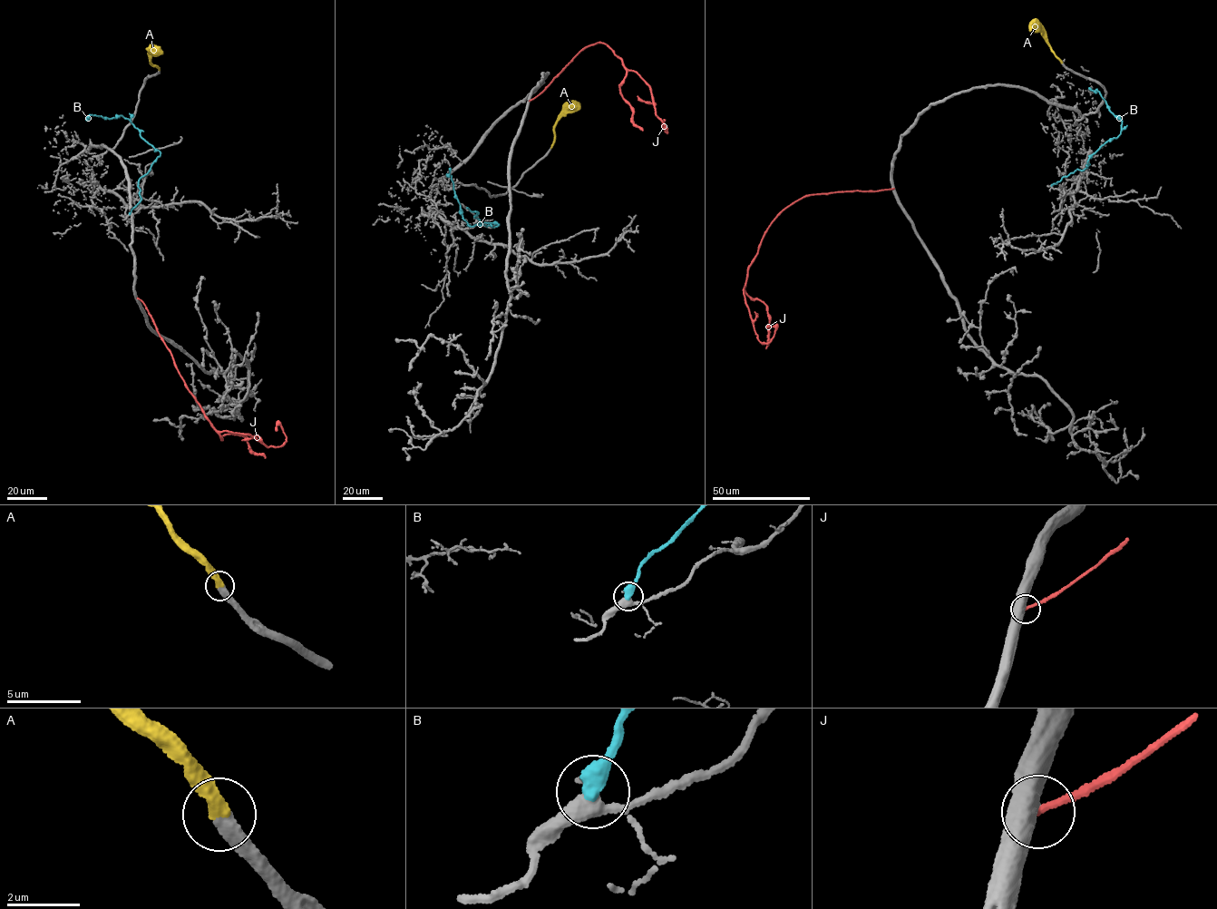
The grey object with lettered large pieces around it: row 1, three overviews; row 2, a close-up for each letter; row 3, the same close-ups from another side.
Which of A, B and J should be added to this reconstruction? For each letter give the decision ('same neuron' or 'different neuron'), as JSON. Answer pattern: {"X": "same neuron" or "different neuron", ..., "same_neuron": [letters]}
{"A": "same neuron", "B": "different neuron", "J": "different neuron", "same_neuron": ["A"]}

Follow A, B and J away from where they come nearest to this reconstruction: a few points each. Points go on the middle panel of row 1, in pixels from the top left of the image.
A: (551, 147), (557, 121), (580, 103)
B: (467, 208), (479, 213), (474, 217), (486, 226), (499, 224), (467, 223), (450, 168)
J: (530, 100), (577, 53), (601, 43), (647, 83), (657, 114), (666, 132), (664, 120)

